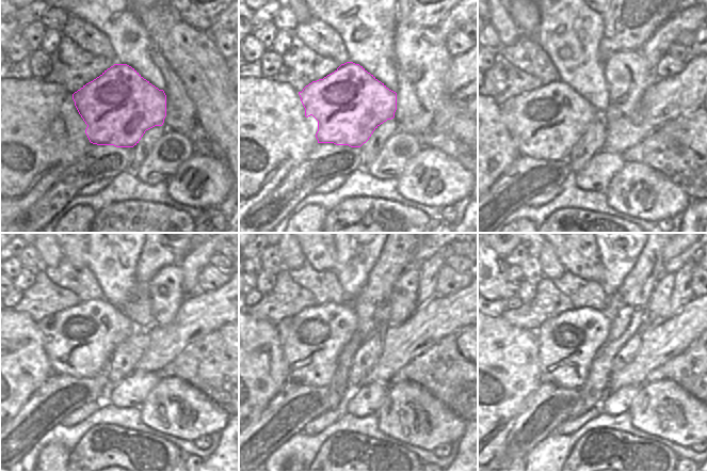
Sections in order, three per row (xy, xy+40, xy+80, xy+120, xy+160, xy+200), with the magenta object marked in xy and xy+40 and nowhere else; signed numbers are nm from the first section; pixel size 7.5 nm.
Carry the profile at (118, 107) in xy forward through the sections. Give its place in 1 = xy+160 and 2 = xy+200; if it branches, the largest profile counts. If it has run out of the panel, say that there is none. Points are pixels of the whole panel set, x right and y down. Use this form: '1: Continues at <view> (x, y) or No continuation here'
1: Continues at xy+160 (328, 343)
2: Continues at xy+200 (567, 343).

